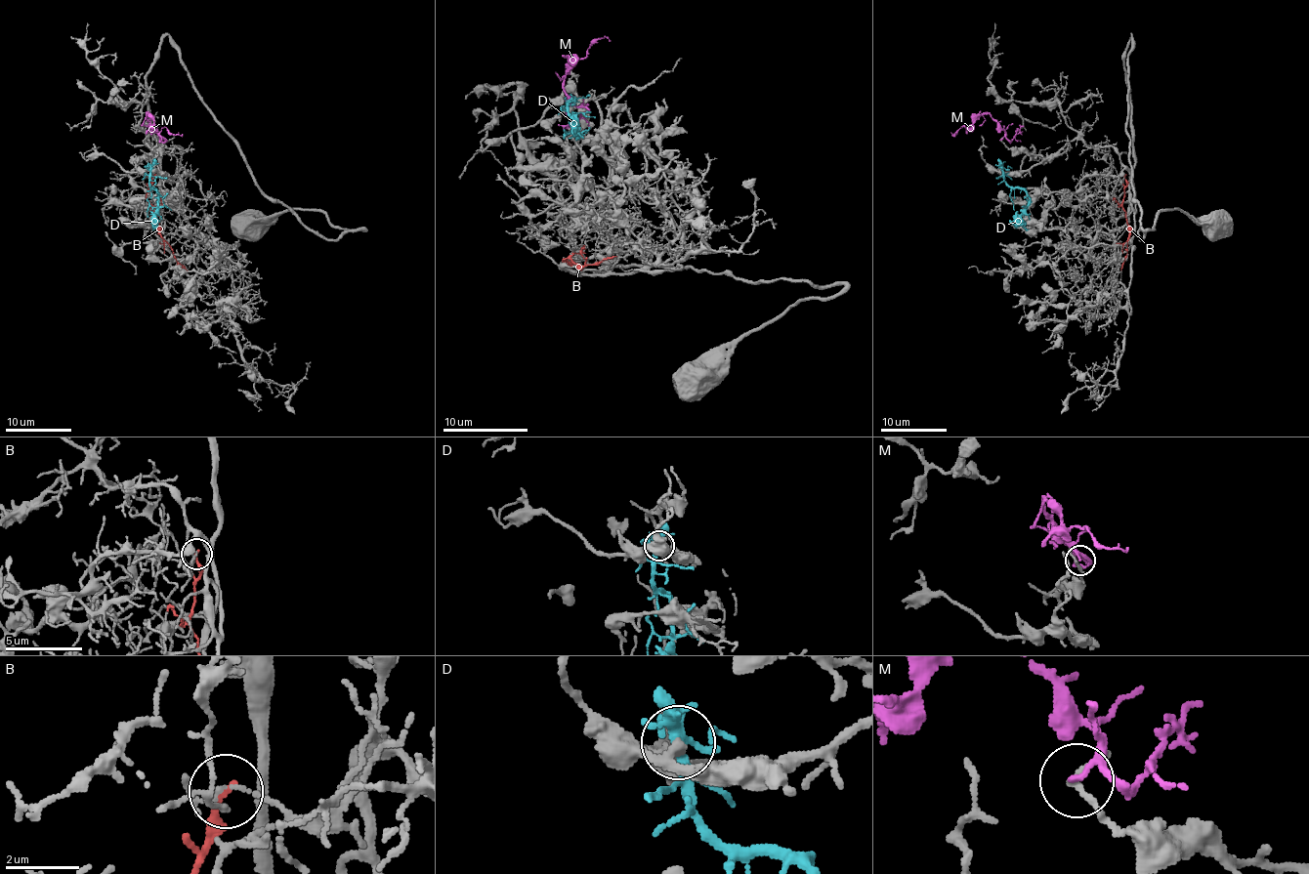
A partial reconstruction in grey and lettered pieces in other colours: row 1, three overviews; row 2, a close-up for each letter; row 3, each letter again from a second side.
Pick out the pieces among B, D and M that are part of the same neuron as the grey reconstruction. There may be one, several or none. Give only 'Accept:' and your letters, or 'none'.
Accept: none

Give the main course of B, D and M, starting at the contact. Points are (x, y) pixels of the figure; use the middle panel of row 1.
B: (572, 262), (564, 260), (568, 258), (576, 267), (598, 264), (616, 256)
D: (570, 103), (568, 113), (574, 134)
M: (582, 101), (574, 104), (564, 90), (564, 74), (576, 60), (587, 56), (587, 49), (596, 40), (611, 40)

